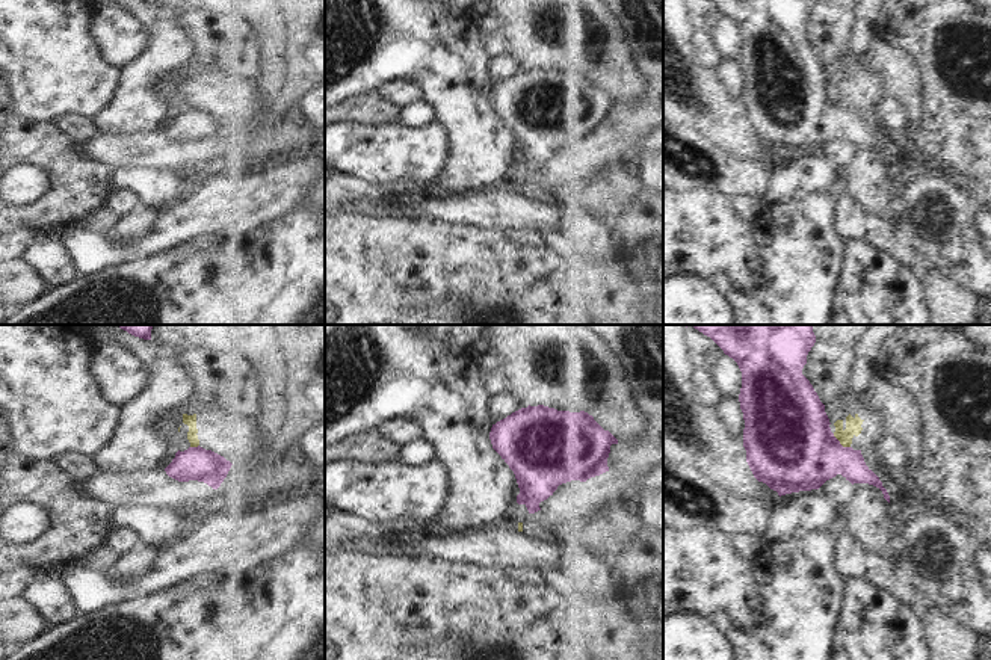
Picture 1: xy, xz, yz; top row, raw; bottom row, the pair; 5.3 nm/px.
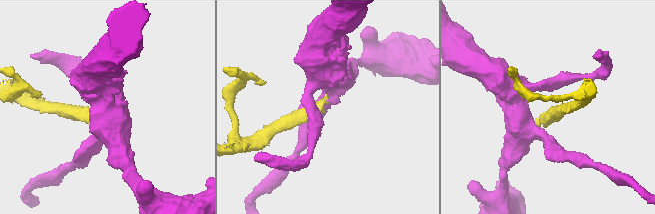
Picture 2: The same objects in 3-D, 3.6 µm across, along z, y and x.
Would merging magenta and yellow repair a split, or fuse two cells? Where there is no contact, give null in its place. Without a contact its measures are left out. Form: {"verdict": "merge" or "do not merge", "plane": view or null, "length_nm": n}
{"verdict": "do not merge", "plane": "yz", "length_nm": 120}

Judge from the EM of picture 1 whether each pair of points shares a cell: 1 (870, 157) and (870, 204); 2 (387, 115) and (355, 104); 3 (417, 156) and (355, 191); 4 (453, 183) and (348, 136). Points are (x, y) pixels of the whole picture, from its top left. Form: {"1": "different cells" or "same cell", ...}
{"1": "same cell", "2": "same cell", "3": "different cells", "4": "different cells"}

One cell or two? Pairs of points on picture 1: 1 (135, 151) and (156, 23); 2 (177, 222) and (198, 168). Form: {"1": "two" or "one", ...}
{"1": "two", "2": "two"}

